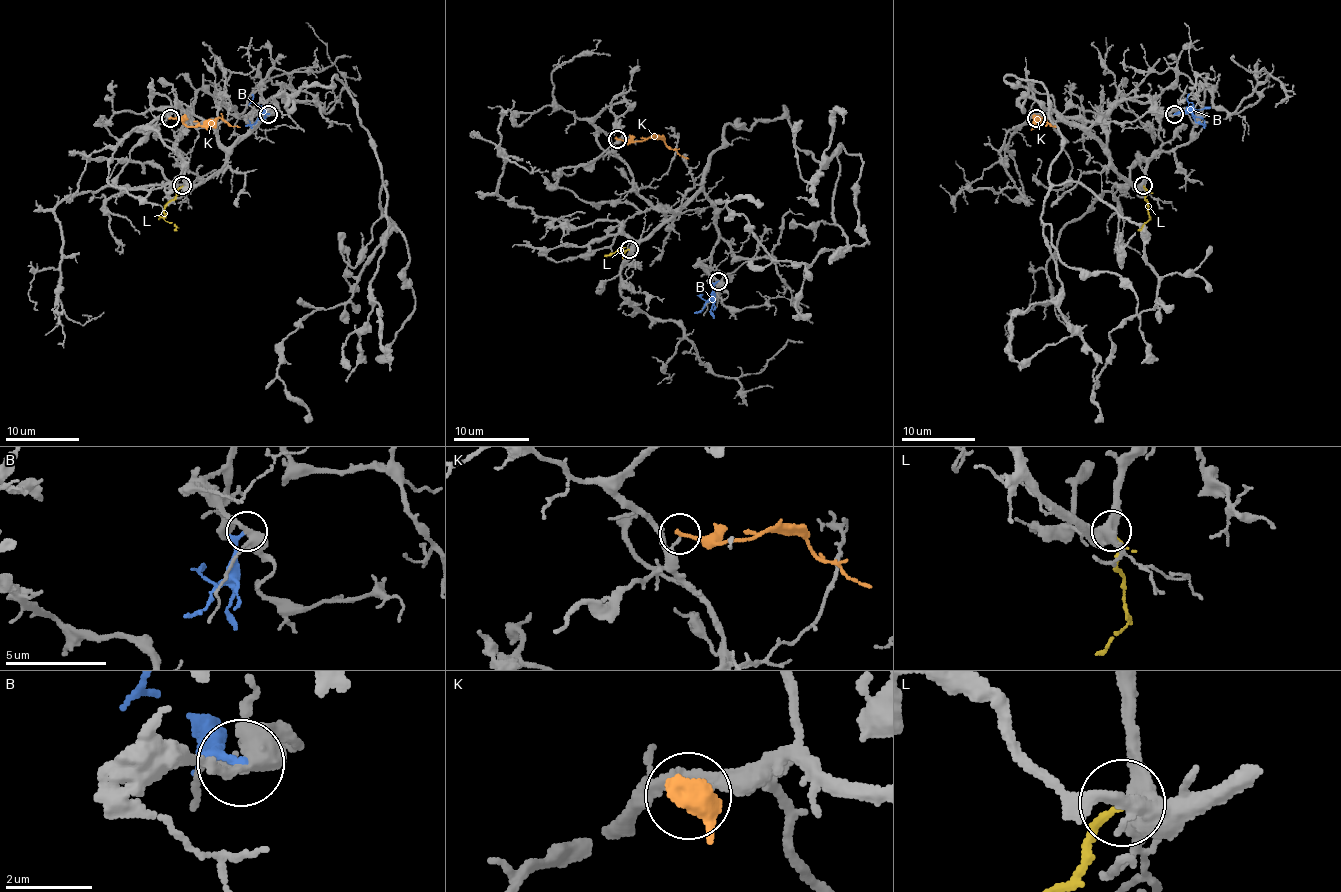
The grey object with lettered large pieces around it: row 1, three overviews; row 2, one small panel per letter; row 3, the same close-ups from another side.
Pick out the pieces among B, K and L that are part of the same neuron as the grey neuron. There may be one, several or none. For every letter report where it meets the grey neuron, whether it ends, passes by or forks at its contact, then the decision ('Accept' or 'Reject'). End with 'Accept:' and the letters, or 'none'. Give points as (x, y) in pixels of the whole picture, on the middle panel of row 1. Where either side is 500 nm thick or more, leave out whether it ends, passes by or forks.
B: Touches grey at (718, 281). It ends there. Reject
K: Touches grey at (617, 139). It ends there. Reject
L: Touches grey at (629, 249). It ends there. Reject
Accept: none

